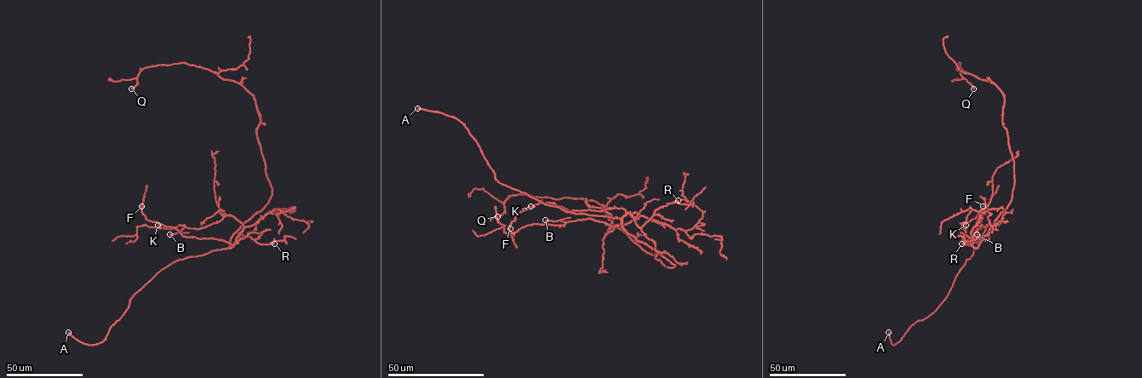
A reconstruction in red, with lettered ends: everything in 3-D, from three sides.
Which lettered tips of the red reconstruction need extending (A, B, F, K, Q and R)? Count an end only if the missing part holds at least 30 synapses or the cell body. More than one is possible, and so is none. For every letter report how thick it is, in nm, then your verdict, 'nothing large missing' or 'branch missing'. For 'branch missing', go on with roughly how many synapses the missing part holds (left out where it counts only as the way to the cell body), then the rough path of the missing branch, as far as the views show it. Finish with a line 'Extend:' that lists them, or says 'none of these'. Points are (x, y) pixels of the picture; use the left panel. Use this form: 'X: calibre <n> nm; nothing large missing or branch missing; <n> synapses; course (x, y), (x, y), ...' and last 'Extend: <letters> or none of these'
A: calibre 320 nm; branch missing; course (68, 332), (49, 317)
B: calibre 320 nm; nothing large missing
F: calibre 100 nm; nothing large missing
K: calibre 90 nm; nothing large missing
Q: calibre 280 nm; branch missing; 60 synapses; course (131, 88), (117, 88), (113, 92), (96, 121)
R: calibre 110 nm; nothing large missing
Extend: A, Q

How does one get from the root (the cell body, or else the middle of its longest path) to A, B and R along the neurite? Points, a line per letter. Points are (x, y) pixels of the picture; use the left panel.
A: (267, 203), (232, 235), (229, 248), (176, 260), (157, 272), (133, 295), (102, 341), (83, 343), (68, 332)
B: (267, 203), (232, 235), (230, 248), (243, 226), (229, 215), (203, 227), (184, 227), (169, 234)
R: (267, 203), (232, 235), (229, 248), (244, 236), (261, 244), (274, 243)

